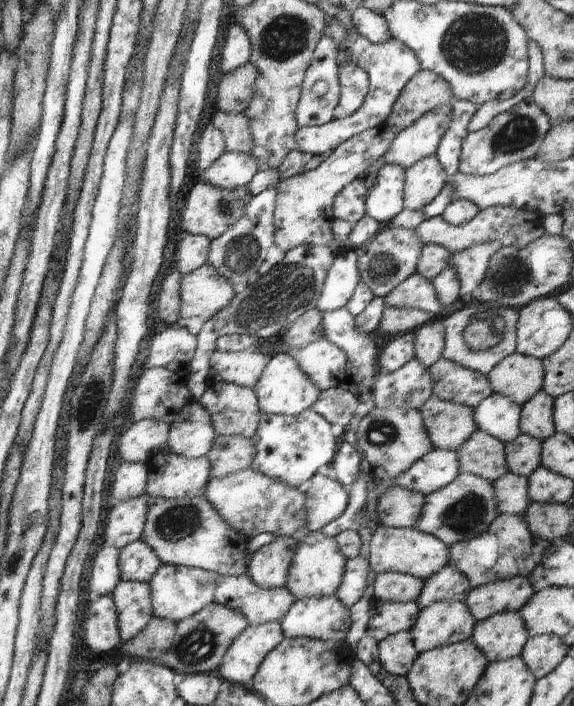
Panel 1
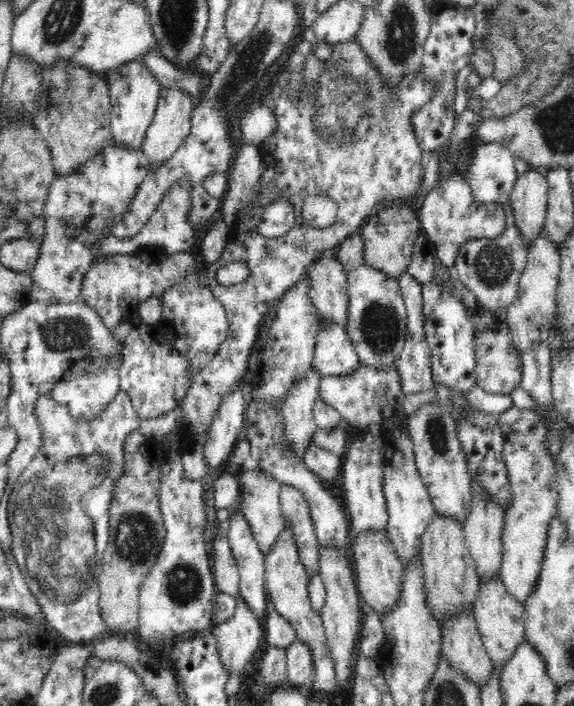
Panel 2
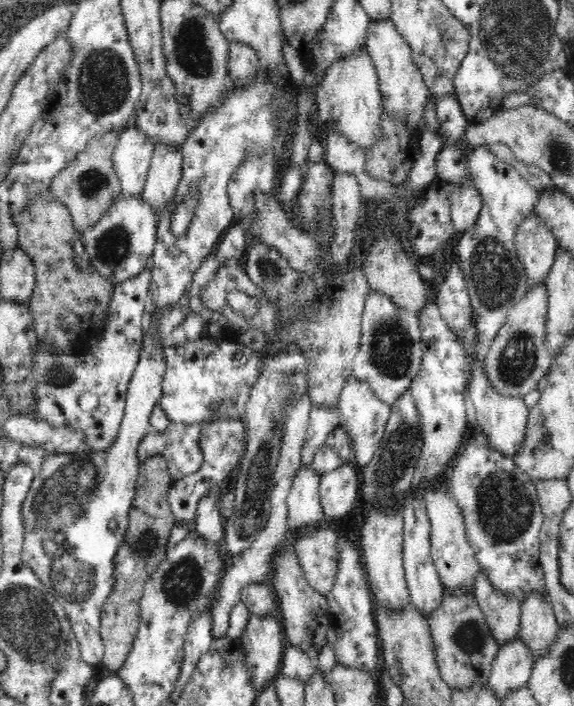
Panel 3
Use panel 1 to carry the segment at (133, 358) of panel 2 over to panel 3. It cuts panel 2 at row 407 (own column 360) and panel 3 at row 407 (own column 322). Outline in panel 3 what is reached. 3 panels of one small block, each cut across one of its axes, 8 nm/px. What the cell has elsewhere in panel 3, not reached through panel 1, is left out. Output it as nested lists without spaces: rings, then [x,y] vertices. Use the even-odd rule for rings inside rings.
[[[204,337],[180,345],[163,342],[166,370],[159,405],[174,423],[213,423],[218,419],[245,418],[252,386],[261,372],[262,356],[258,344],[206,341]]]

